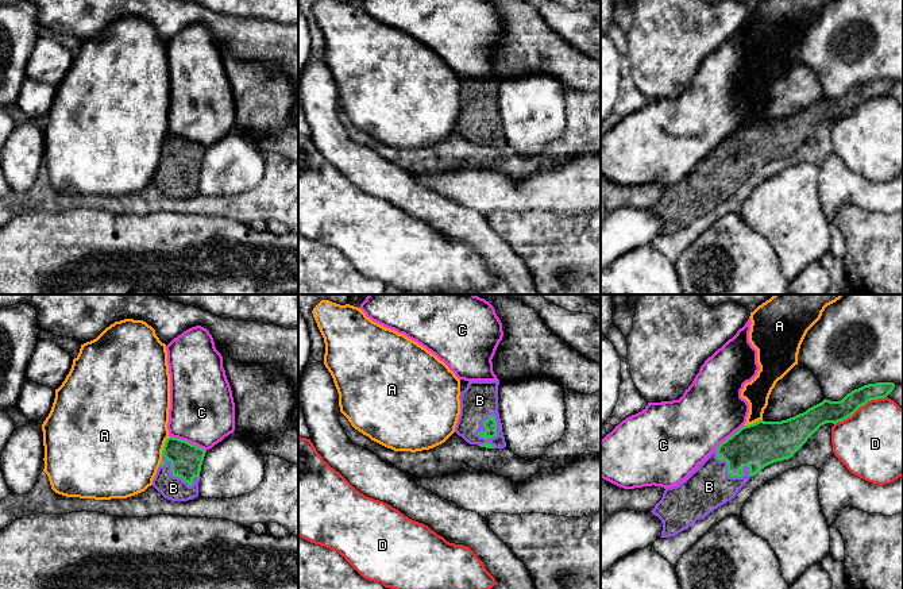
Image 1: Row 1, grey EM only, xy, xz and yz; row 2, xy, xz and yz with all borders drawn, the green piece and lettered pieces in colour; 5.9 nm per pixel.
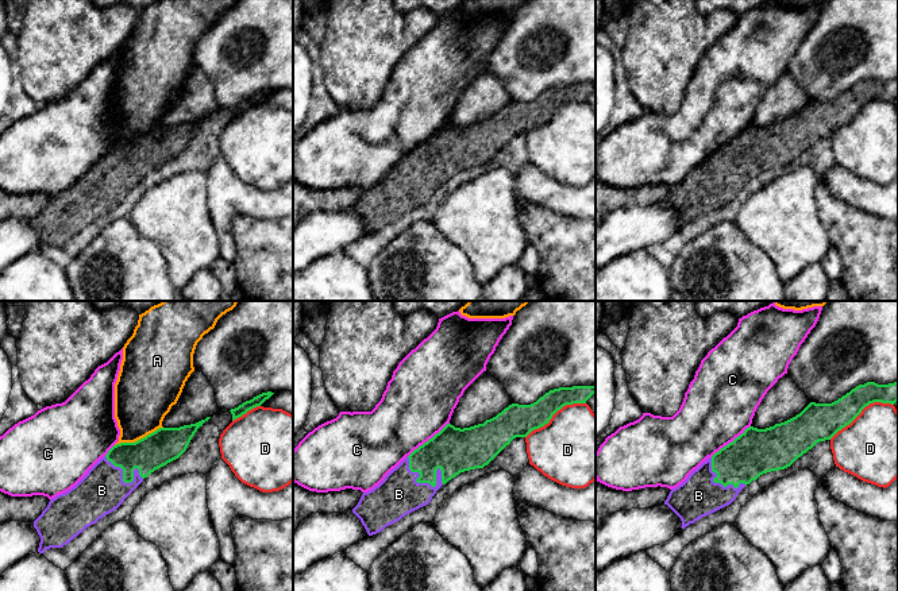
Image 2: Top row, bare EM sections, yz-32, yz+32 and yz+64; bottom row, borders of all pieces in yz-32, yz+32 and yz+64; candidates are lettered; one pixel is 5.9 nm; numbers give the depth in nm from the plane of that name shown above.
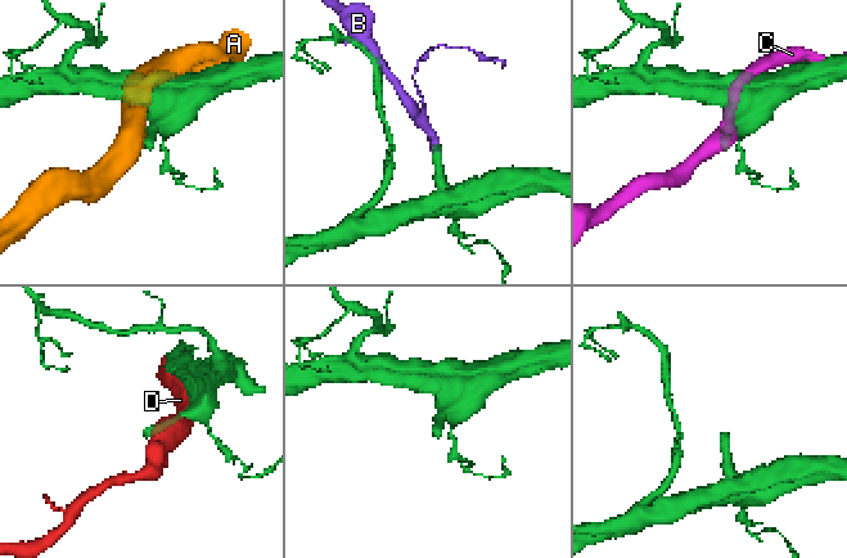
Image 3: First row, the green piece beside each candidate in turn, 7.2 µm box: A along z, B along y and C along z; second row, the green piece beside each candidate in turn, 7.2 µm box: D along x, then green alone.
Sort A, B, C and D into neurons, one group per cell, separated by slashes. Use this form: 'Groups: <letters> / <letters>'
Groups: A / B / C / D

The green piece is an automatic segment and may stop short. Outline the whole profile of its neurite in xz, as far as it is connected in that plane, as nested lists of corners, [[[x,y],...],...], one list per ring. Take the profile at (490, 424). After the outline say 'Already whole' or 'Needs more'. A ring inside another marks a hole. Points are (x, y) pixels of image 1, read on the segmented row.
[[[468,381],[460,392],[460,415],[455,432],[470,444],[506,447],[498,412],[499,381]]]. Needs more

